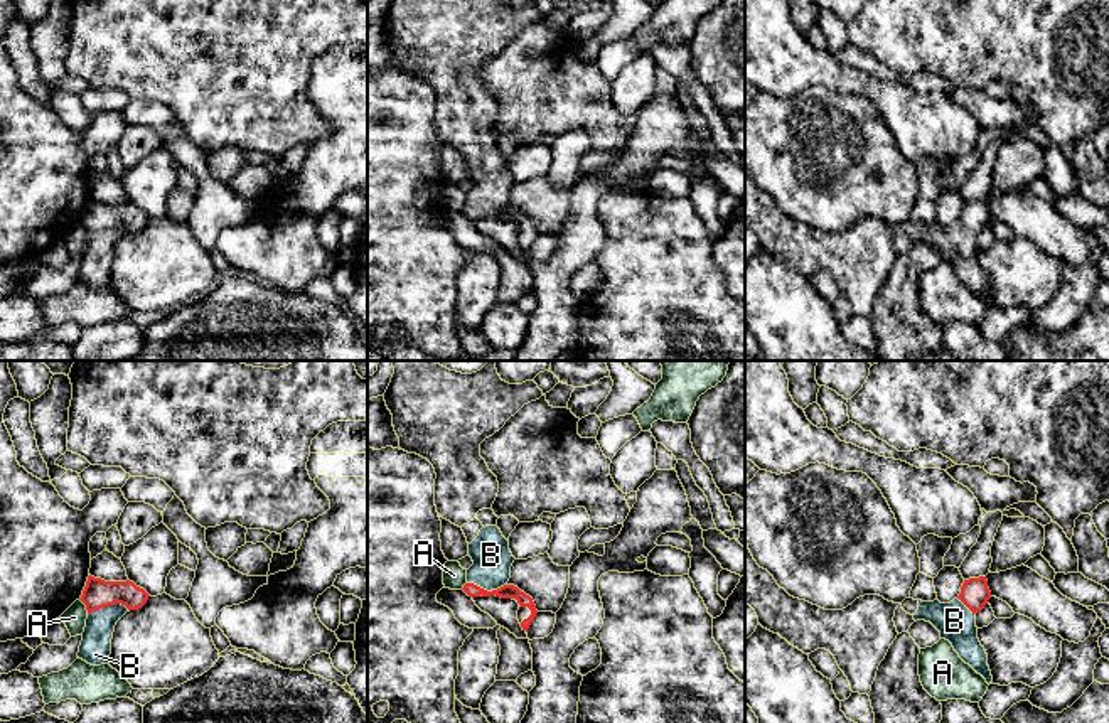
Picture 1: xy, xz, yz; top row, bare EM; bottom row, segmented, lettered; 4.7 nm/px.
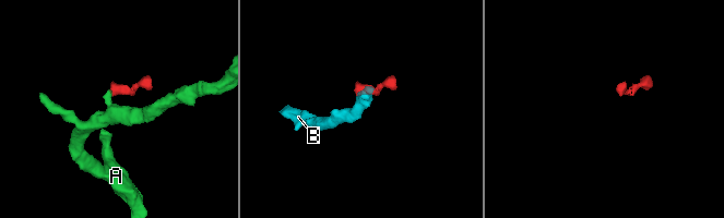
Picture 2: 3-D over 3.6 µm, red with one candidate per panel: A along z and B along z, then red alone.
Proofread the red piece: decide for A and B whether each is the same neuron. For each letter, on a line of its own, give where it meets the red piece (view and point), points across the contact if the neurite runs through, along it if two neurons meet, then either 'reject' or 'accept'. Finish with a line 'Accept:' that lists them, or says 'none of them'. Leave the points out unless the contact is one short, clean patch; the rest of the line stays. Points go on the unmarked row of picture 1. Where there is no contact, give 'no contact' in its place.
A: xy (85, 226) | along xy (80, 221), (88, 235) | reject
B: xy (108, 228) | across xy (98, 216), (108, 228), (101, 238), (95, 270) | accept
Accept: B

